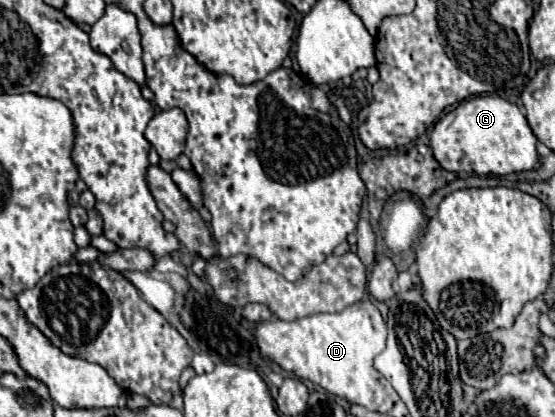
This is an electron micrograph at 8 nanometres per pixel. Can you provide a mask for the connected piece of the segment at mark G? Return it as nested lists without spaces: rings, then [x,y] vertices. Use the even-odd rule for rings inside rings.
[[[479,95],[463,101],[435,123],[429,139],[439,165],[453,173],[507,175],[539,167],[539,153],[535,149],[537,137],[533,135],[525,115],[515,103],[497,95]]]

